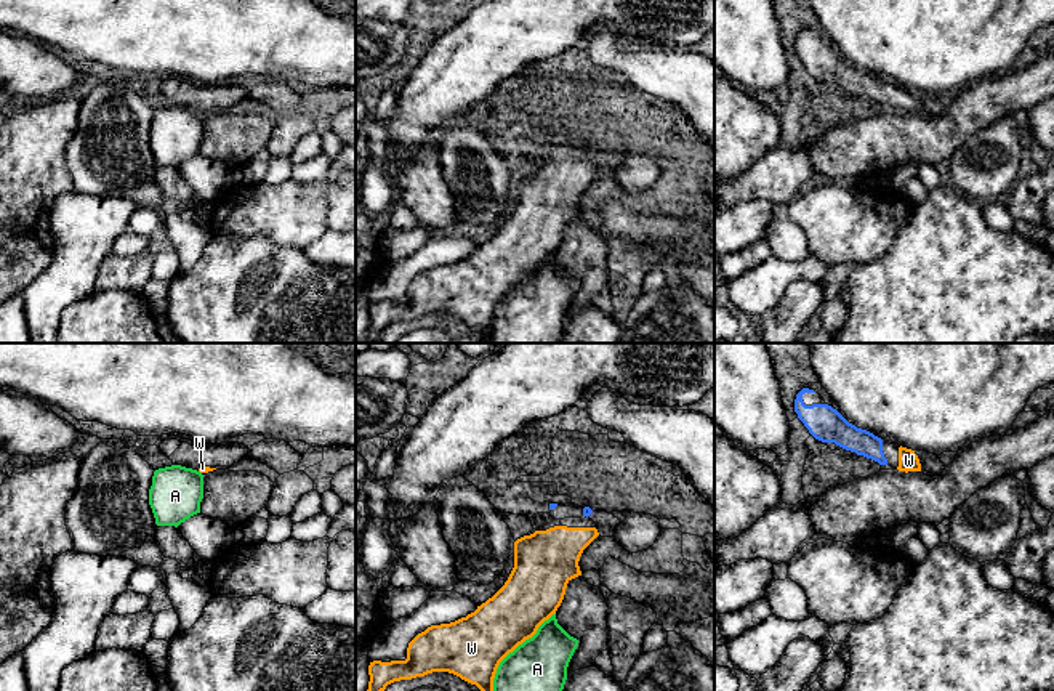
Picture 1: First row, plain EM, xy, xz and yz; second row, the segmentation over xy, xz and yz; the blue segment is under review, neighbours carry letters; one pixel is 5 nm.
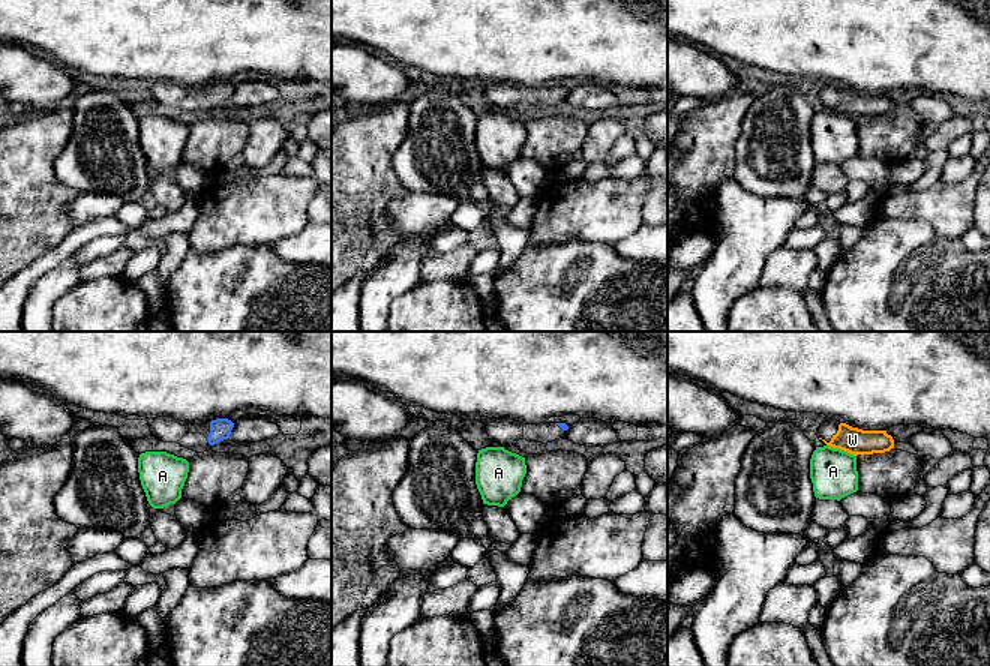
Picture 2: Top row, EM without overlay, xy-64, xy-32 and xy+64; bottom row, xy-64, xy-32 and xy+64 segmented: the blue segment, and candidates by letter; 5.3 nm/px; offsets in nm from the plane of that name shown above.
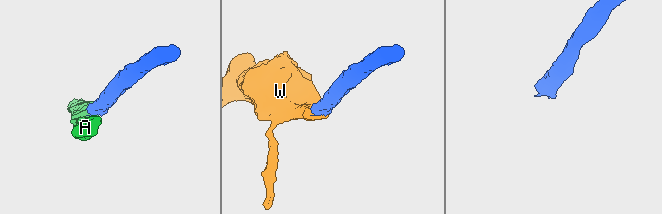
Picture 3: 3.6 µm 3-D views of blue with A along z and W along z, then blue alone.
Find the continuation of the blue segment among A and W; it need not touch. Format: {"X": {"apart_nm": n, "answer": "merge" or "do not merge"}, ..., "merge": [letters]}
{"A": {"apart_nm": 500, "answer": "do not merge"}, "W": {"apart_nm": 60, "answer": "merge"}, "merge": ["W"]}

